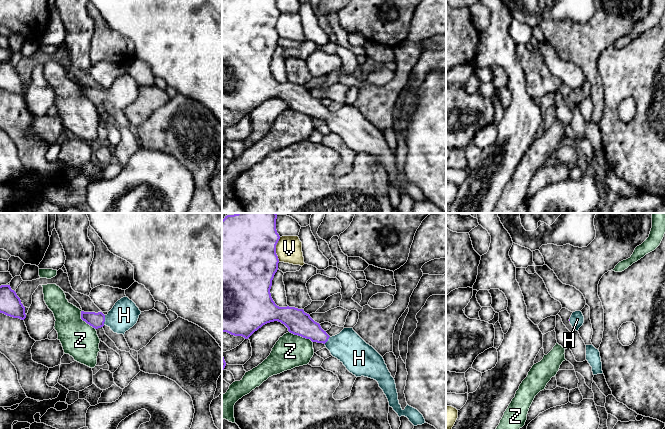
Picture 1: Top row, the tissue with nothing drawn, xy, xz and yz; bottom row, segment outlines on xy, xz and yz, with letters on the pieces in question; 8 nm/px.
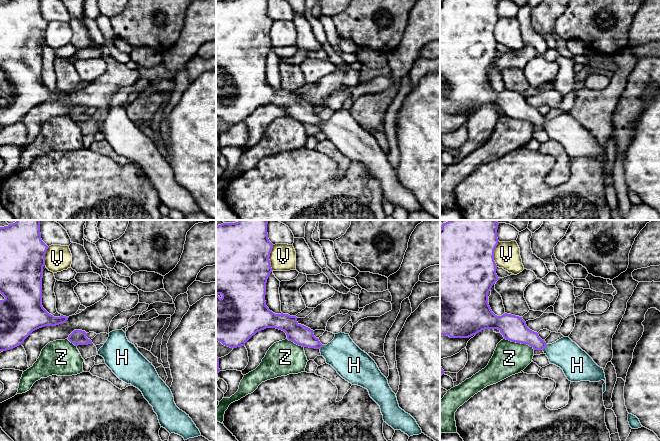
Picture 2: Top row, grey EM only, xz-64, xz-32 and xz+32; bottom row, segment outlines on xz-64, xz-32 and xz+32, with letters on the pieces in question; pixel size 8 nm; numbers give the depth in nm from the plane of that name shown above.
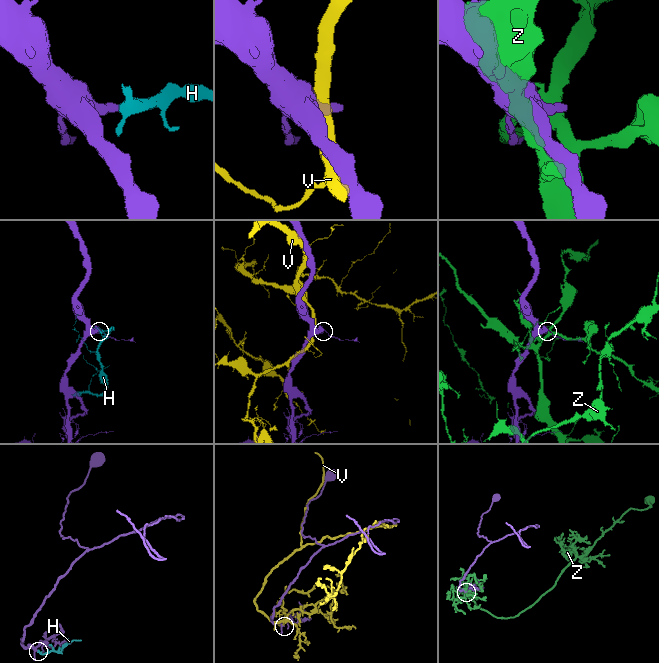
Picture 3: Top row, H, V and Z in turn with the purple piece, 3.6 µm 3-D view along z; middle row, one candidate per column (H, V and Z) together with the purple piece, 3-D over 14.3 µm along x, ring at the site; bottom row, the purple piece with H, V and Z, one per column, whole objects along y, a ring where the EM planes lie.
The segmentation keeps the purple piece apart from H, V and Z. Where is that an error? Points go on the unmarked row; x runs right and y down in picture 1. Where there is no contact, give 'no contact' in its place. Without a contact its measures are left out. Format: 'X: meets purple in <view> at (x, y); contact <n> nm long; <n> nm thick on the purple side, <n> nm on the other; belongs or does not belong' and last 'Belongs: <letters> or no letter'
H: meets purple in xy at (104, 96); contact 80 nm long; 120 nm thick on the purple side, 220 nm on the other; belongs
V: meets purple in xz at (275, 25); contact 200 nm long; 500 nm thick on the purple side, 200 nm on the other; does not belong
Z: meets purple in xz at (301, 112); contact 220 nm long; 200 nm thick on the purple side, 260 nm on the other; does not belong
Belongs: H

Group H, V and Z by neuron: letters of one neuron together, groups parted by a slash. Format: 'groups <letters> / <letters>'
groups H / V / Z

